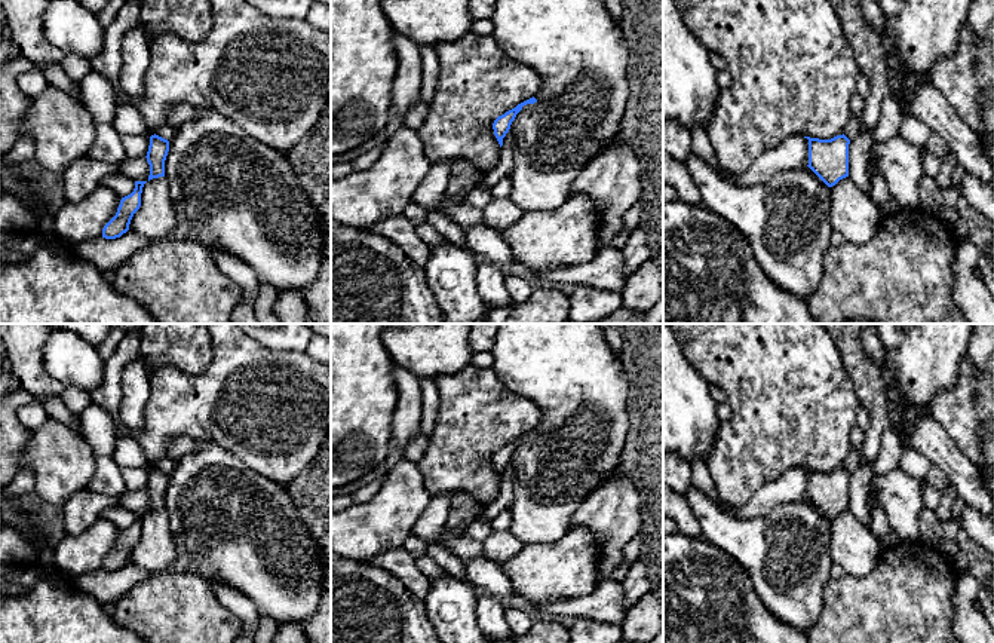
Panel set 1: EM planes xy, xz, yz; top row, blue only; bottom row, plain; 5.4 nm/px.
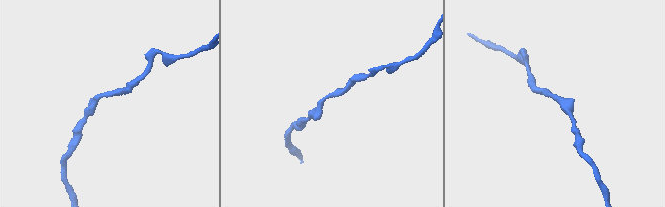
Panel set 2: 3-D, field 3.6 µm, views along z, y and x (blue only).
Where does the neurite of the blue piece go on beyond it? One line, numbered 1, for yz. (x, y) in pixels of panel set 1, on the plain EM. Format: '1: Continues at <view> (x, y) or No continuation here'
1: No continuation here

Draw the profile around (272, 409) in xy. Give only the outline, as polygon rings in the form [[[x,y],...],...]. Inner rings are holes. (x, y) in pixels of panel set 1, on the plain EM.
[[[206,324],[214,359],[199,374],[188,374],[174,365],[150,373],[150,396],[144,408],[144,428],[128,429],[145,453],[148,469],[168,457],[169,444],[181,437],[212,441],[246,463],[263,477],[288,486],[316,457],[331,428],[331,364],[312,359],[306,352],[271,350],[251,339],[237,324]]]

